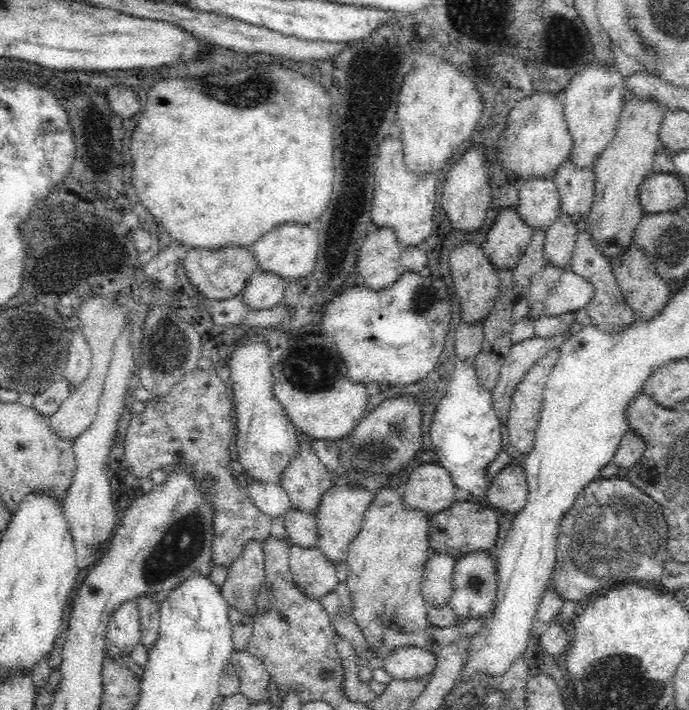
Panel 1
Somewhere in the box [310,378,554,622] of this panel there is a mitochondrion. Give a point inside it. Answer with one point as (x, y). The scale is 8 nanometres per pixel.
(373, 454)

